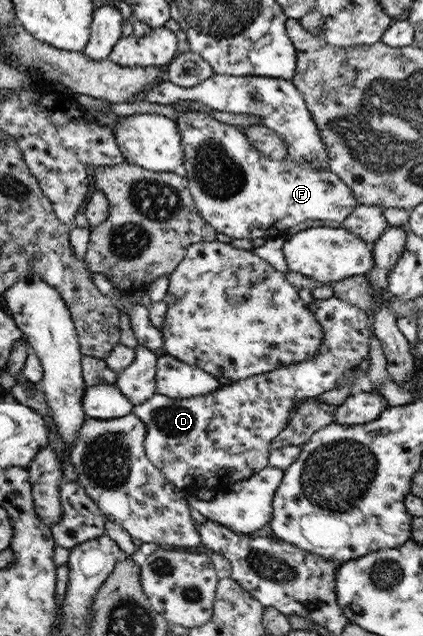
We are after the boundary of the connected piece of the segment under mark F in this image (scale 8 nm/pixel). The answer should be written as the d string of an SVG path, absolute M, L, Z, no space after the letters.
M183 109L178 112L176 116L176 124L178 125L181 135L183 135L183 143L185 148L185 172L188 177L188 187L193 197L197 212L218 232L234 238L279 238L284 236L285 233L293 226L305 222L305 220L333 220L333 222L343 222L358 205L357 199L352 193L352 190L343 182L334 172L330 169L318 169L311 163L291 163L291 162L280 162L272 161L267 155L259 152L253 145L252 142L245 136L244 130L238 125L228 125L220 120L217 120L213 115L209 113L193 110Z

